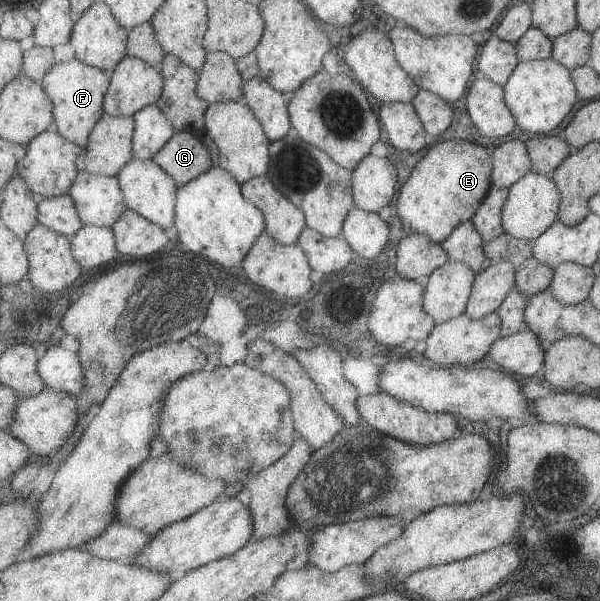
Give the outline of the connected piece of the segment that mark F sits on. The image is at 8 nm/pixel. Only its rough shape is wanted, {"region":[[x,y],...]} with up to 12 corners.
{"region":[[75,56],[41,82],[57,131],[86,148],[112,76]]}

